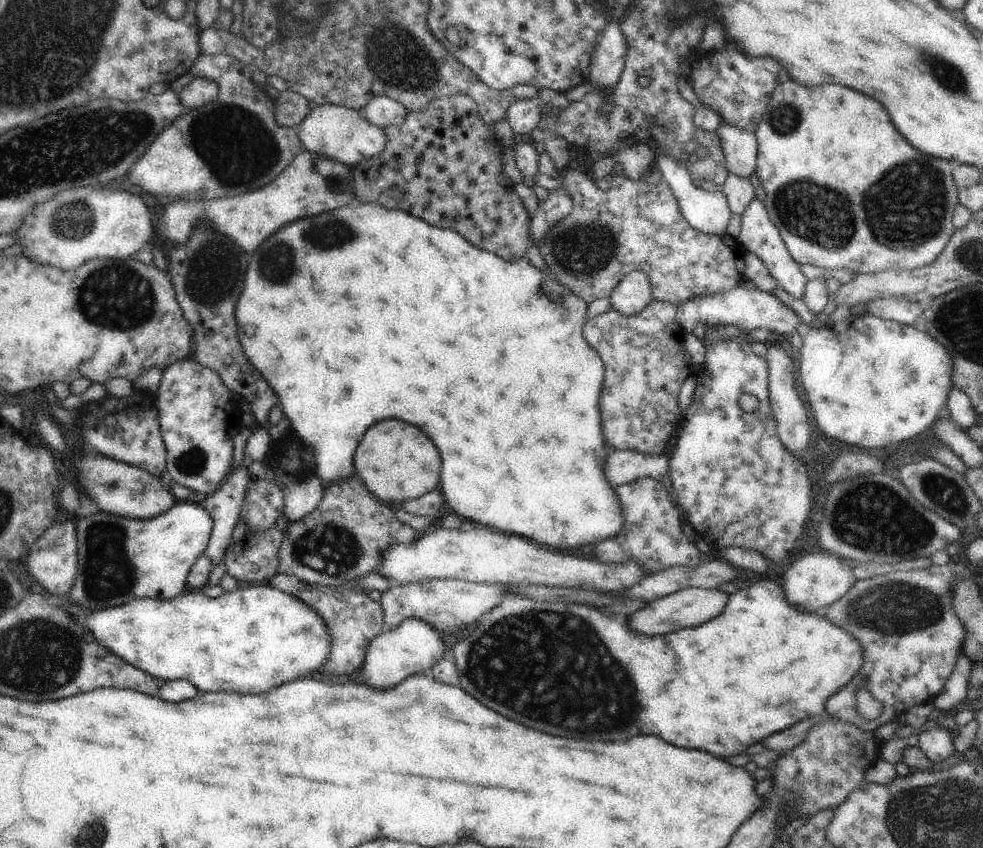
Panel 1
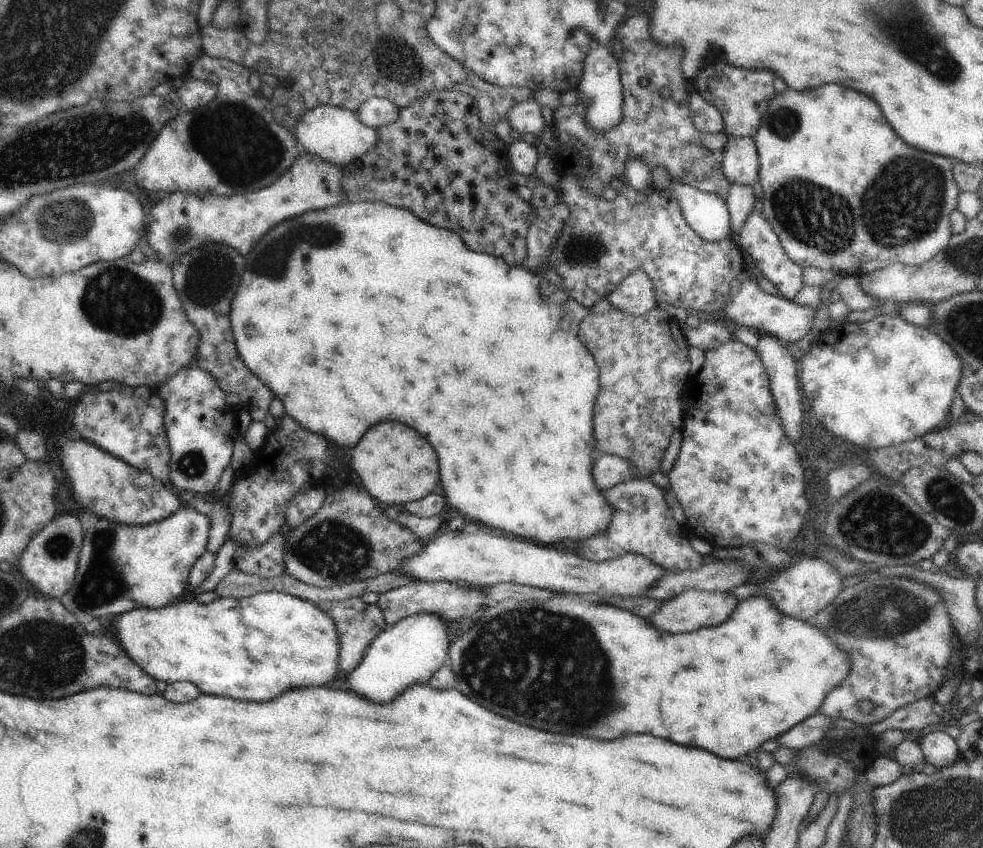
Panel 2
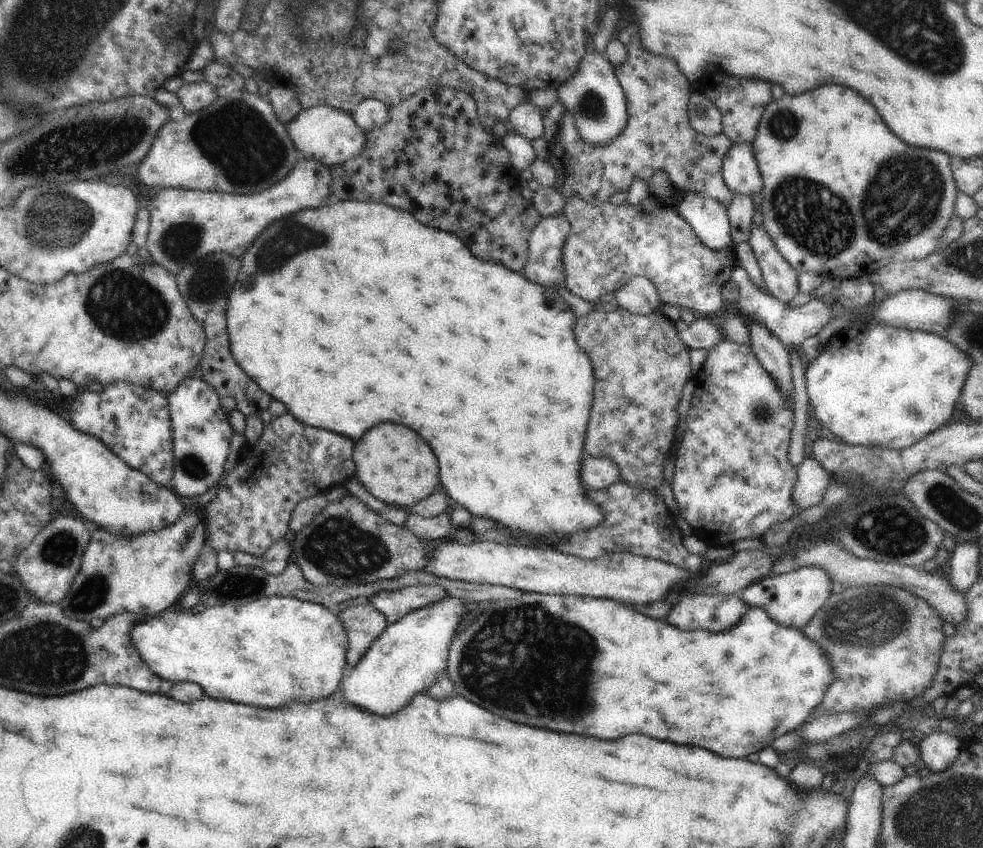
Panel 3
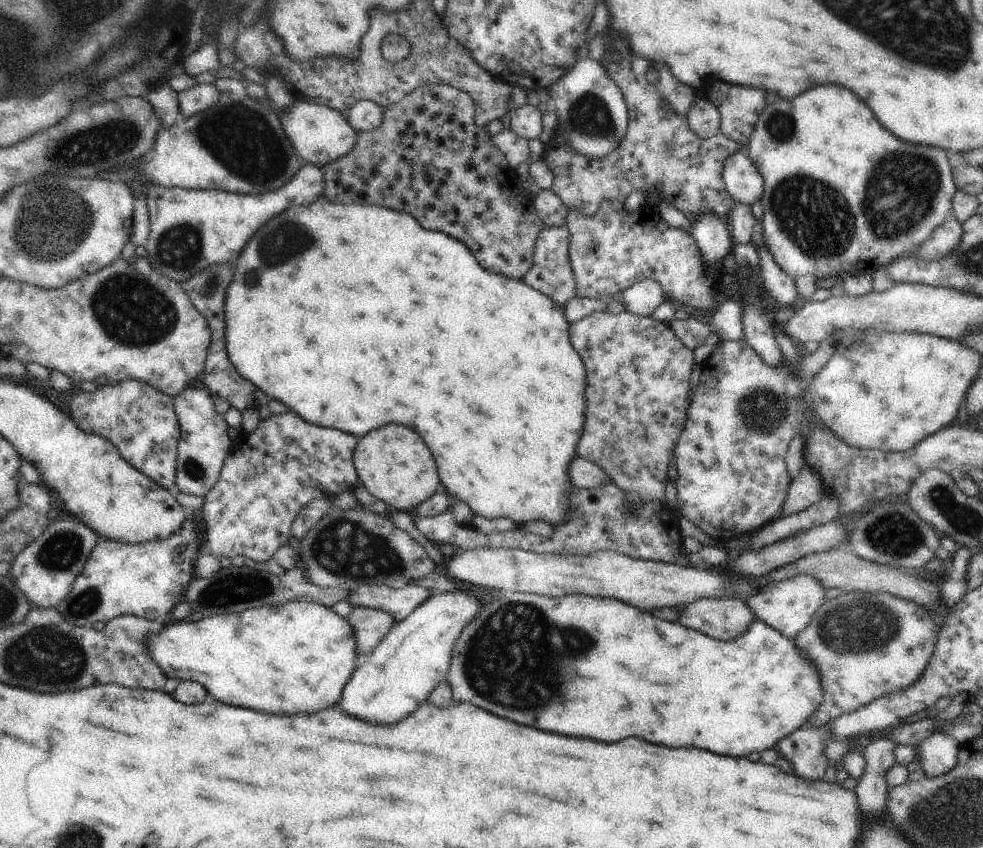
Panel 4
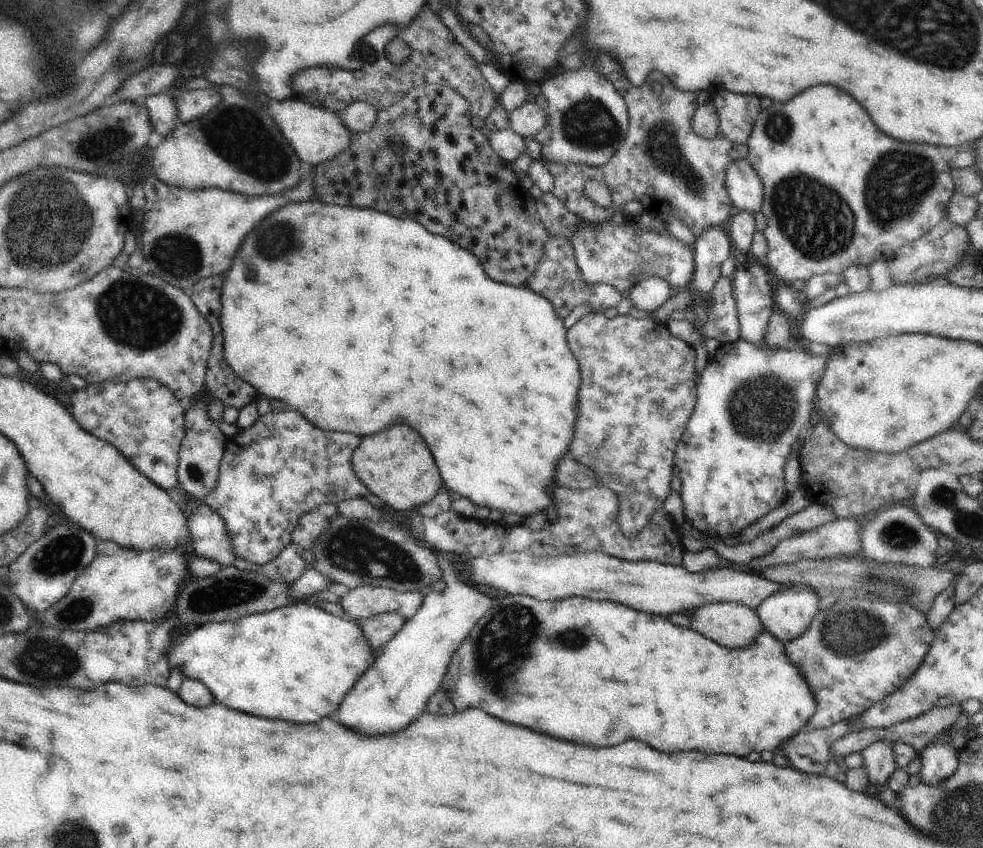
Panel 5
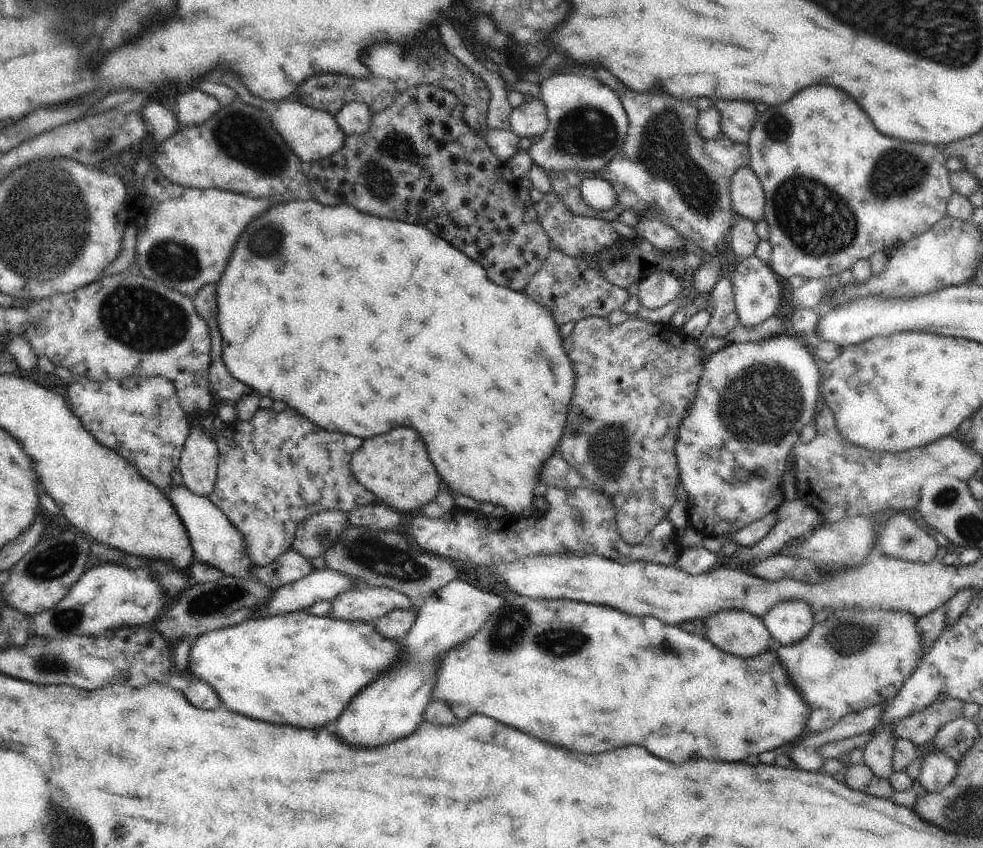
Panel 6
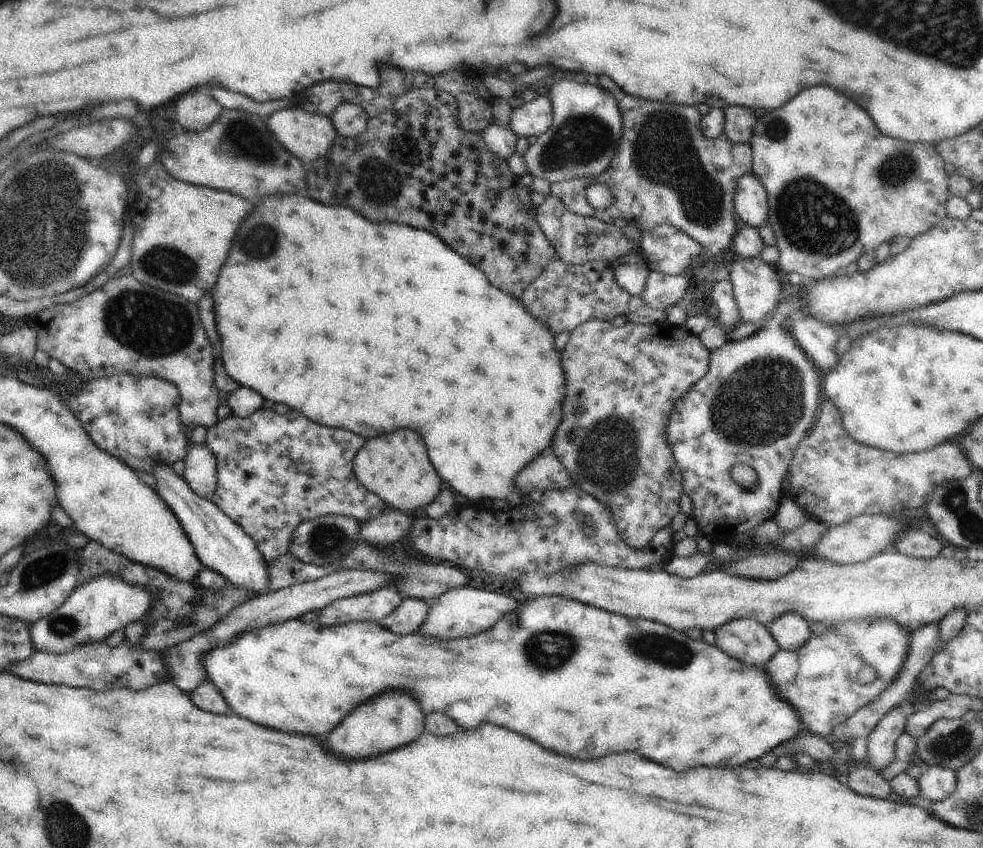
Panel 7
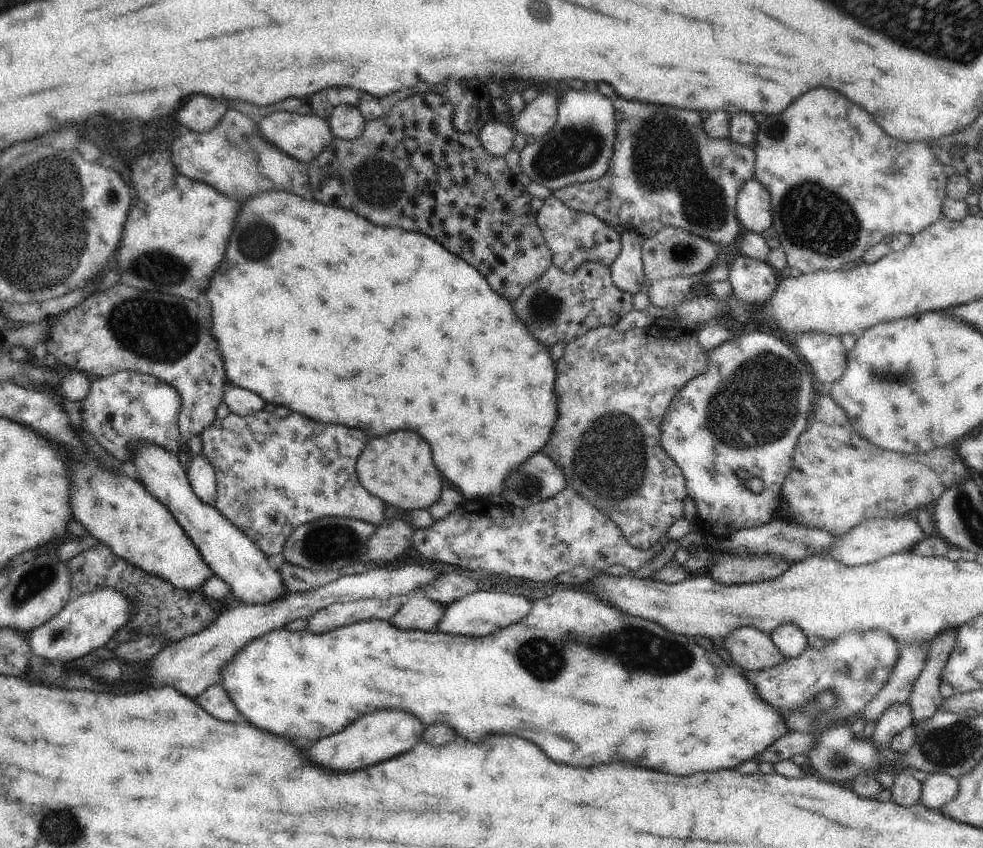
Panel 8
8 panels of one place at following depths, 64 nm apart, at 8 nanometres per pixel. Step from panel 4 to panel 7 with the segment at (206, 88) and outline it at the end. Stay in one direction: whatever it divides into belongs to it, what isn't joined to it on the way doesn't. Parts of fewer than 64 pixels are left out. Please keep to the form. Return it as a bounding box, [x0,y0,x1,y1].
[174,88,220,131]

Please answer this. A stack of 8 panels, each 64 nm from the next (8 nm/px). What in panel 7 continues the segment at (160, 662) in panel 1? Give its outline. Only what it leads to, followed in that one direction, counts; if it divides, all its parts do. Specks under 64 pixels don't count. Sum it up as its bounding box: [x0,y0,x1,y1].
[204,596,803,770]

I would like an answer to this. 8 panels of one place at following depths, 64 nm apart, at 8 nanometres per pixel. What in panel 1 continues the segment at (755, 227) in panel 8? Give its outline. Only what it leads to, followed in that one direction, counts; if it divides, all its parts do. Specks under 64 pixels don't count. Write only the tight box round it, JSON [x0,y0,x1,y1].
[716,119,758,178]

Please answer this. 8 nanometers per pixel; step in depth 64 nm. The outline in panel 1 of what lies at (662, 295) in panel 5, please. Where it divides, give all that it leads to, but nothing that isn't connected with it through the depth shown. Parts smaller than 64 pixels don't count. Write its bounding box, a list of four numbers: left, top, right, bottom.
[610,270,653,317]

